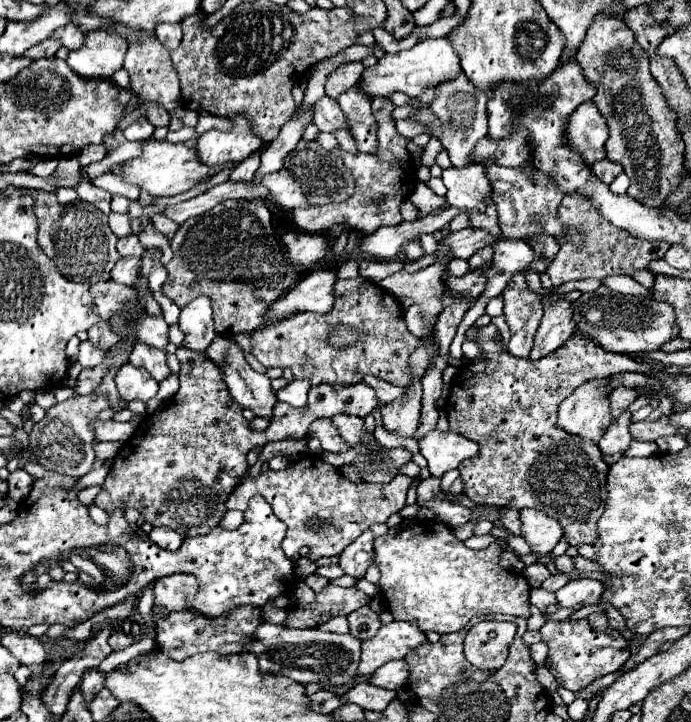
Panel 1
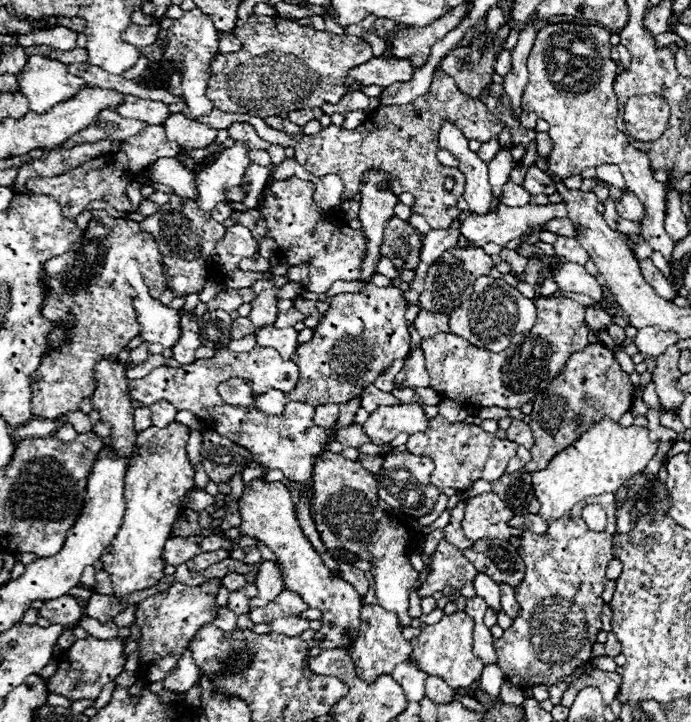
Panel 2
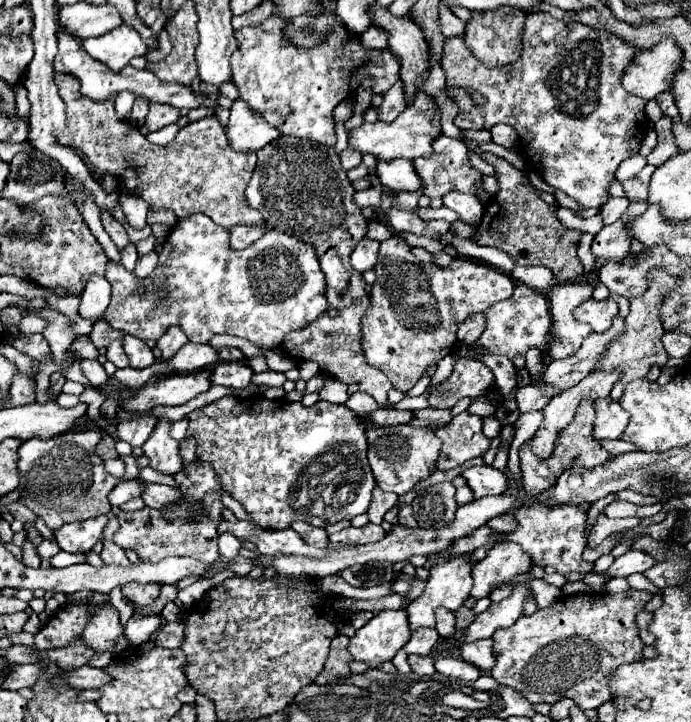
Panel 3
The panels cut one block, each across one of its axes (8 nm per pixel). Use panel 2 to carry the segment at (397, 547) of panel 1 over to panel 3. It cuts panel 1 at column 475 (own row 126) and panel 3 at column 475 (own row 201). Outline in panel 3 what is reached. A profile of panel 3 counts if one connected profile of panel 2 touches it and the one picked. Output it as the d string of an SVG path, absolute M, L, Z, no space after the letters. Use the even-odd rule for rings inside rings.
M474 640L474 642L466 642L460 646L460 656L478 666L482 672L490 672L494 666L494 648L492 648L492 640Z

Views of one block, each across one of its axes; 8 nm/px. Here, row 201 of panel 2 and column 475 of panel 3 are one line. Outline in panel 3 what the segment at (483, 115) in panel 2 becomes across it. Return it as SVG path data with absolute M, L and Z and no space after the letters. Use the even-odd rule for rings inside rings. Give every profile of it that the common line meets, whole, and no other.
M458 414L444 428L434 430L442 440L436 468L452 470L464 462L481 456L489 447L489 439L483 433L483 418L472 414Z

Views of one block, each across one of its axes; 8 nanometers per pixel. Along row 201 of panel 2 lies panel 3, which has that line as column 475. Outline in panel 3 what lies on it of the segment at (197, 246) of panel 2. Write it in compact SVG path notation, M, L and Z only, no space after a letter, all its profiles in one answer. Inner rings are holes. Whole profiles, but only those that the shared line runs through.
M440 134L434 140L432 148L434 148L434 152L430 156L416 158L412 162L416 174L420 176L422 184L426 186L426 196L430 196L430 198L444 196L450 190L462 190L462 192L468 192L468 194L478 194L482 190L482 174L470 166L468 150L460 140L454 140L454 138Z

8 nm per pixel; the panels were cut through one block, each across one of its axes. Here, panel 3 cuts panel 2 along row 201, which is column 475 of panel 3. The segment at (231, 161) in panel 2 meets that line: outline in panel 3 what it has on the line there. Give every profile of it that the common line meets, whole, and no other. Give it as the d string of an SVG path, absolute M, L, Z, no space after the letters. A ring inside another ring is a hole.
M452 190L444 196L444 206L454 210L460 216L460 220L468 226L476 226L484 212L484 206L474 194L464 194L458 190Z

